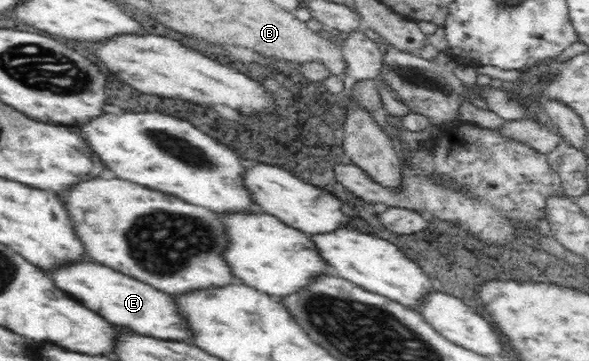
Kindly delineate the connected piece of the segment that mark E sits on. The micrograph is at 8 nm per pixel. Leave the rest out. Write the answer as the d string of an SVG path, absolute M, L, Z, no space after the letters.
M78 260L66 264L68 270L50 270L48 276L54 282L56 288L78 300L82 306L92 310L94 314L106 318L110 324L118 326L132 326L138 334L162 338L162 340L184 340L190 334L186 334L186 326L182 326L182 318L178 318L178 312L174 310L174 304L170 302L170 296L154 290L152 286L130 278L126 274L120 274L116 270L110 270L106 266L98 266L96 262Z

